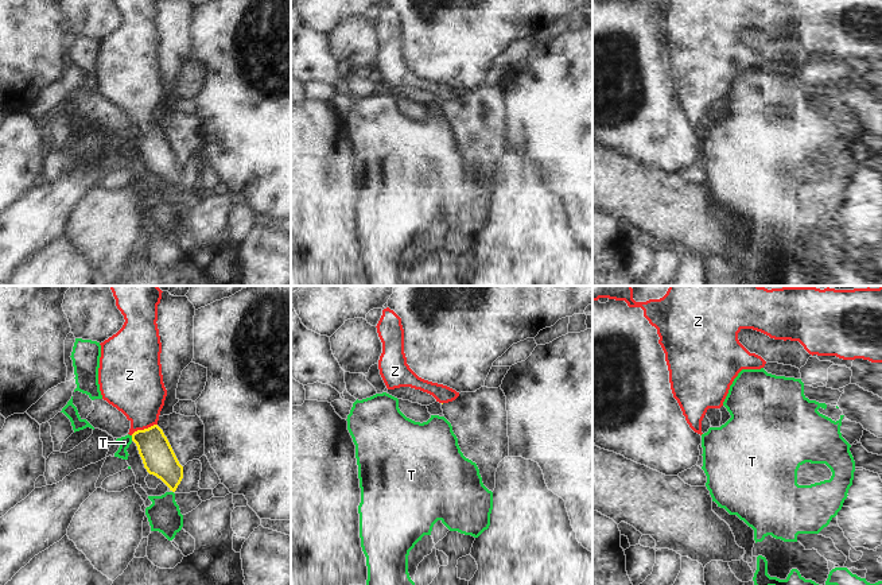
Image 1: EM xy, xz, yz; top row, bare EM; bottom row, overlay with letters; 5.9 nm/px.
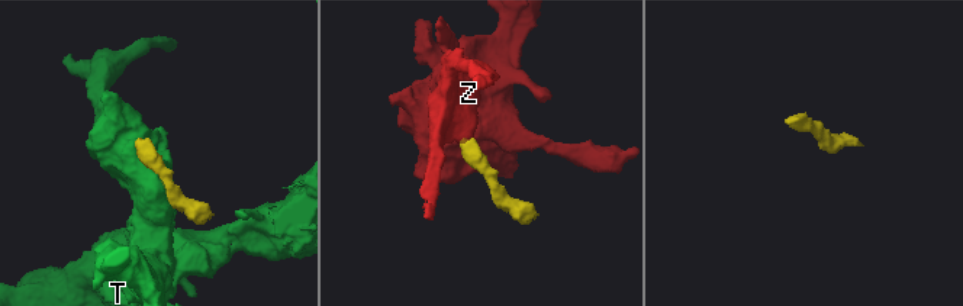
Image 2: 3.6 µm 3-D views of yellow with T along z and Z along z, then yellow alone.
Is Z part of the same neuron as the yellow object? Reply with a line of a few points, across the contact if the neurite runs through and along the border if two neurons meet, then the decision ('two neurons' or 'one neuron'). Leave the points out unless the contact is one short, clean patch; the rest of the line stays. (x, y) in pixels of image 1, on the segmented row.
line xy (154, 448), (144, 429), (144, 414), (136, 388); one neuron

